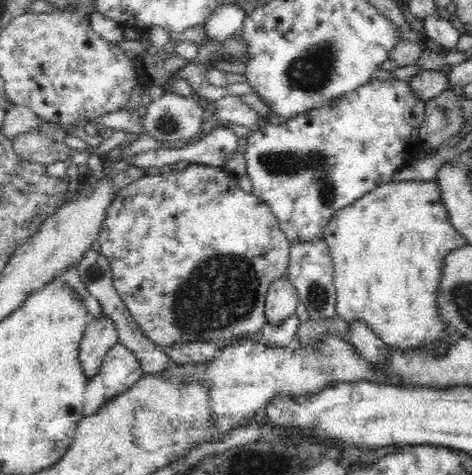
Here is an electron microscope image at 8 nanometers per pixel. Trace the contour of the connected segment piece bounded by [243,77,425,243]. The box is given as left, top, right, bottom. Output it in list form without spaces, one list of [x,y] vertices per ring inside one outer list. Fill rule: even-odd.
[[[393,77],[386,80],[372,79],[369,83],[356,88],[353,92],[344,94],[341,98],[326,103],[314,110],[298,113],[290,120],[282,122],[279,125],[264,124],[262,128],[249,133],[246,150],[243,154],[246,159],[247,175],[252,181],[253,190],[251,193],[270,207],[270,210],[278,221],[279,227],[291,243],[314,242],[316,238],[323,238],[326,226],[332,220],[334,212],[338,212],[344,206],[352,204],[354,200],[362,198],[366,192],[370,192],[370,190],[374,190],[374,188],[378,188],[382,184],[388,184],[393,180],[393,176],[397,170],[411,163],[417,157],[416,154],[422,146],[419,132],[424,120],[424,112],[425,102],[418,99],[418,95],[414,95],[410,83]]]

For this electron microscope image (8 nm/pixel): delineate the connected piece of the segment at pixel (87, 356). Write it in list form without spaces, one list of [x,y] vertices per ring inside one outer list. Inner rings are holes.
[[[110,316],[94,318],[87,325],[79,348],[79,360],[88,380],[98,376],[108,351],[118,343],[118,332]]]

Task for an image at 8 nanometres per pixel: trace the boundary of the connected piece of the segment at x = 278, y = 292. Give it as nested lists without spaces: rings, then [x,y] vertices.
[[[286,276],[276,279],[270,285],[265,300],[266,321],[272,325],[283,324],[296,313],[299,304],[298,292],[289,279]]]

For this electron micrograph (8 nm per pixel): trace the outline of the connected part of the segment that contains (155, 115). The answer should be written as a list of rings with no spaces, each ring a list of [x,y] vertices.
[[[173,93],[156,98],[145,109],[143,132],[160,141],[194,139],[205,121],[204,106]]]

